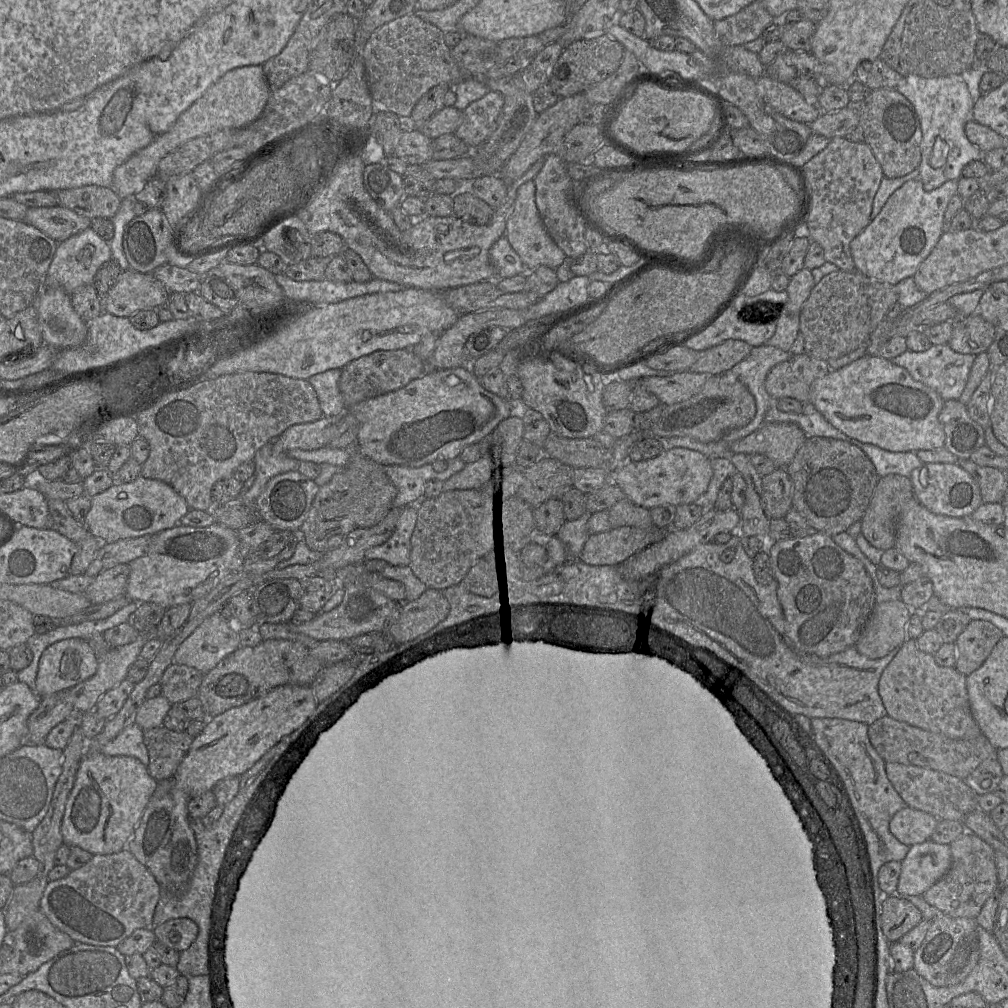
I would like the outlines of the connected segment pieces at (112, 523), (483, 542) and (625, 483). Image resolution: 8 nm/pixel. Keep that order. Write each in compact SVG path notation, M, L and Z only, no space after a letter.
M141 475L132 482L114 483L104 492L92 496L90 501L91 508L83 526L103 543L155 535L180 524L181 518L190 510L186 500L172 486L161 480L145 478Z
M480 489L452 490L448 492L442 492L440 495L434 498L423 499L416 505L410 506L416 506L417 521L411 536L410 562L408 566L421 582L423 582L428 588L436 590L443 590L449 586L458 584L463 579L469 568L478 559L483 557L489 543L495 538L496 525L502 509L491 504Z
M676 447L664 450L656 457L639 462L626 461L611 473L614 482L630 501L652 509L659 505L690 504L699 502L712 478L710 460L698 451Z

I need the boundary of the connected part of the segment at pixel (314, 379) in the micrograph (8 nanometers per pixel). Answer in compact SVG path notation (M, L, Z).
M335 368L308 378L325 416L340 416L346 411L346 405L339 390L340 375L341 369Z

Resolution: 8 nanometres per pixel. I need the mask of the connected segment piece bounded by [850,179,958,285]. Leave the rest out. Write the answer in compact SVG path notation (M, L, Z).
M919 179L909 180L899 187L886 201L880 213L850 242L850 252L856 269L870 278L892 285L913 277L919 265L931 253L946 230L944 214L950 199L957 195L957 181L948 180L940 187L926 191Z

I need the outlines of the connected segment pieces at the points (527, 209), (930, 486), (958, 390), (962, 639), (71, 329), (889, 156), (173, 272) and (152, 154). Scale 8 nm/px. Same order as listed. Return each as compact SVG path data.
M529 180L522 184L516 194L513 208L506 221L504 236L521 258L527 271L547 266L554 270L559 267L567 257L548 234L535 202L535 183Z
M924 463L910 475L915 498L925 508L935 514L970 518L983 503L976 480L959 465L952 463Z
M948 344L932 345L926 351L905 351L901 355L890 359L898 366L905 368L915 381L923 383L937 392L944 401L957 400L961 397L973 366L976 355L962 354L952 350Z
M971 620L955 641L954 667L964 675L977 670L1003 636L1003 632L990 621Z
M45 288L35 300L43 343L57 349L84 343L88 324L74 310L71 295L61 288Z
M873 89L860 105L853 106L858 108L858 125L862 128L865 143L871 148L875 158L880 164L884 177L903 177L919 168L922 158L922 131L916 111L911 102L904 95L896 89Z
M167 263L157 267L151 274L171 293L198 292L202 283L201 275L191 272L187 268L180 268Z
M262 65L241 66L229 70L185 110L167 132L119 165L114 170L111 188L121 199L133 197L150 179L156 177L160 160L180 145L196 137L224 129L243 128L254 122L264 110L270 92Z

